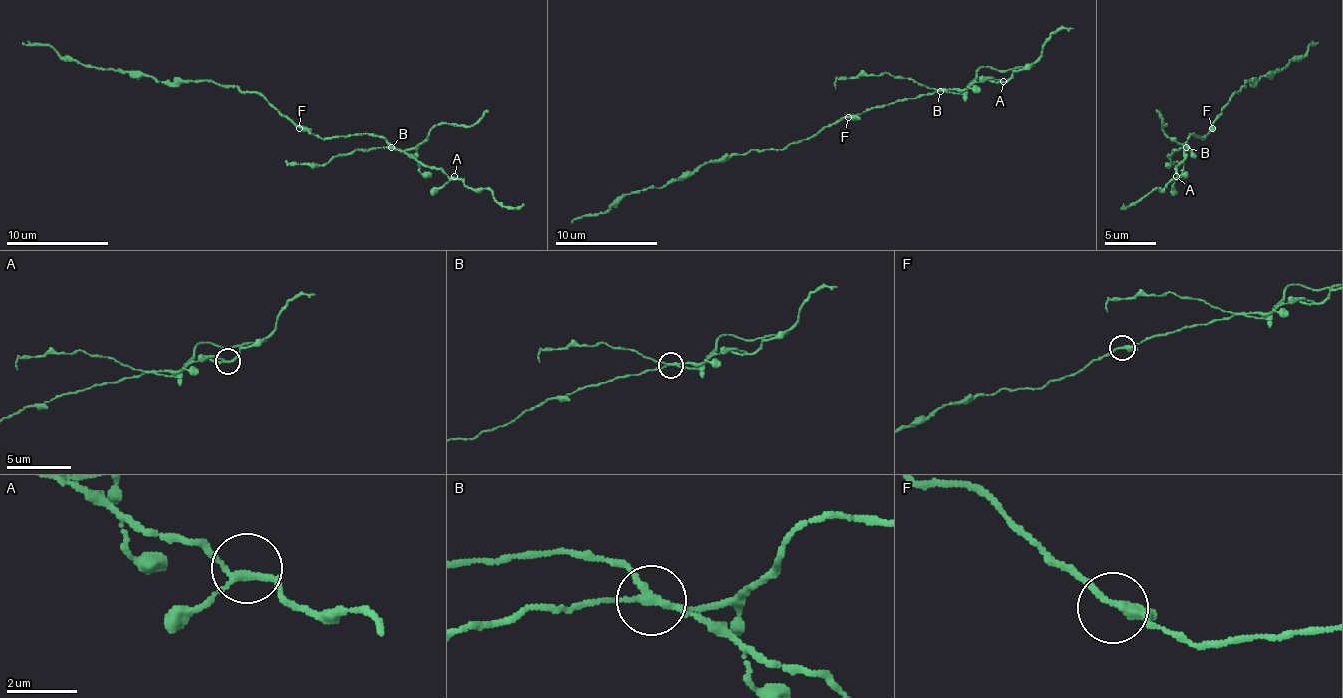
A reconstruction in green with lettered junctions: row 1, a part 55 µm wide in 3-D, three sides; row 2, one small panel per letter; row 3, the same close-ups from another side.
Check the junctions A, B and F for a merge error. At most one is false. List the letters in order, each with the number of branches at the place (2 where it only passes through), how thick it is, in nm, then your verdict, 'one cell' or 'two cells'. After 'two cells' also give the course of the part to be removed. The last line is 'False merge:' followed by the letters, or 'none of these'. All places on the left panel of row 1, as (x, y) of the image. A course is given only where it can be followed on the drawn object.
A: 3 branches meet; 150 nm thick; one cell
B: 3 branches meet; 180 nm thick; two cells; foreign part runs (390, 148), (411, 151), (434, 128), (444, 123), (469, 125), (487, 110)
F: 3 branches meet; 200 nm thick; one cell
False merge: B

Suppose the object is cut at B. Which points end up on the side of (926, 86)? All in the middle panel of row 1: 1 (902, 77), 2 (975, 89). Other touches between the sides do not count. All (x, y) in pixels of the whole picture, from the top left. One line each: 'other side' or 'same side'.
1: same side
2: other side

